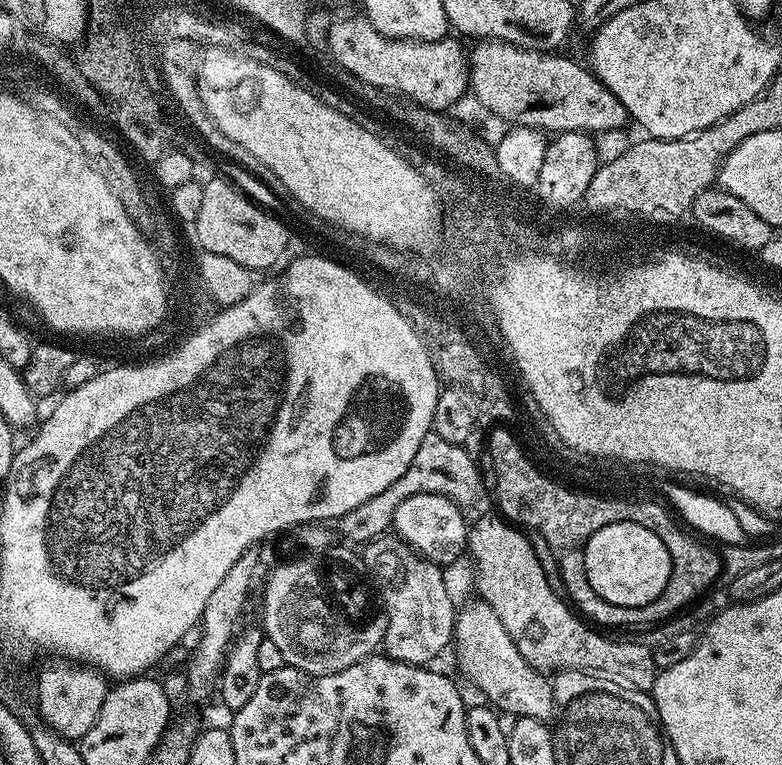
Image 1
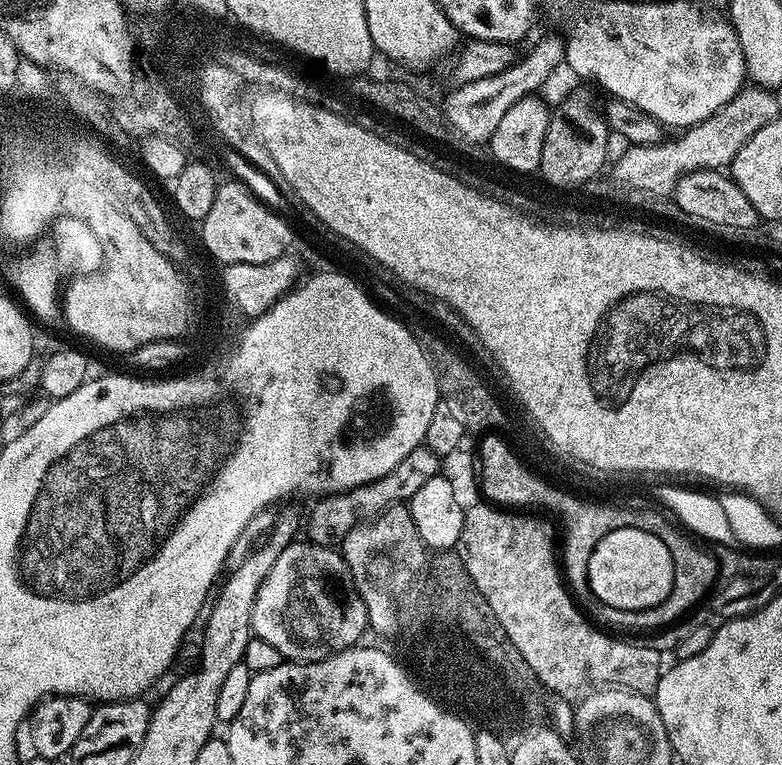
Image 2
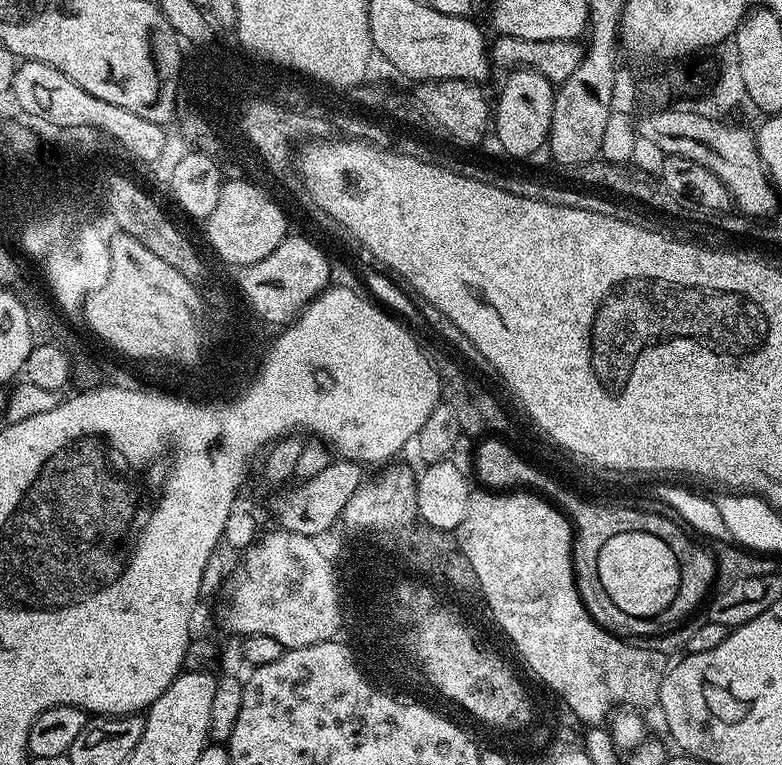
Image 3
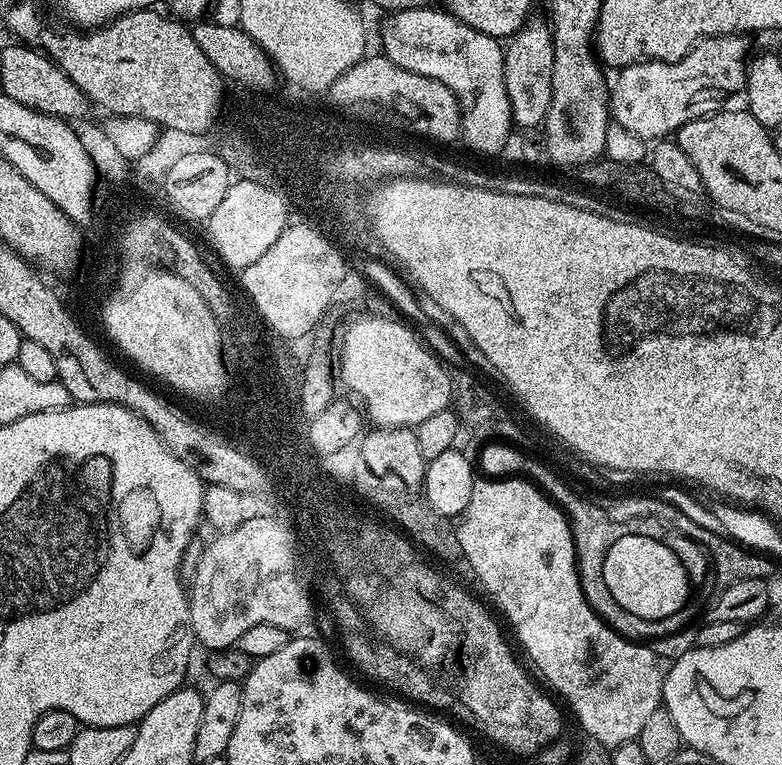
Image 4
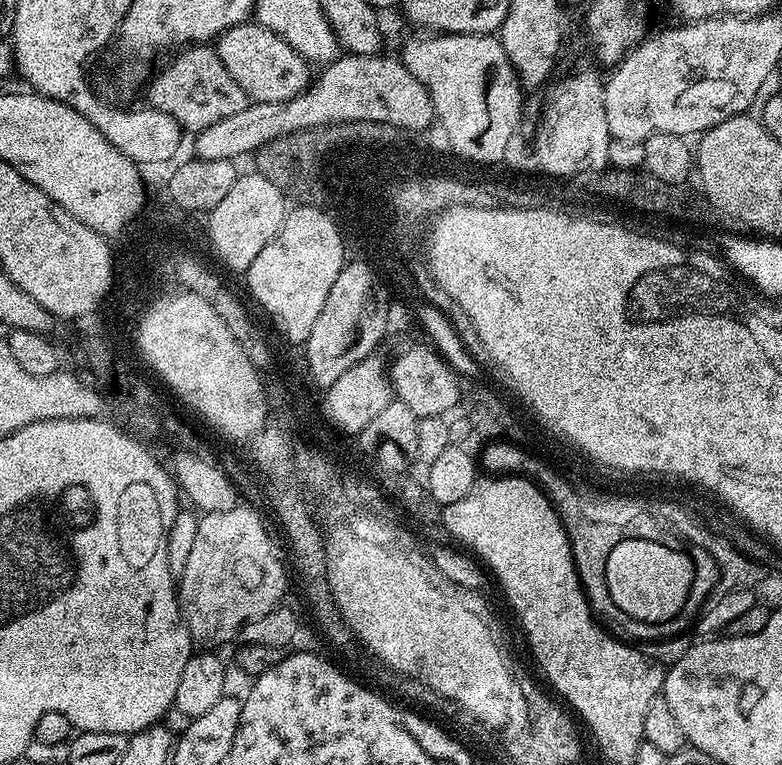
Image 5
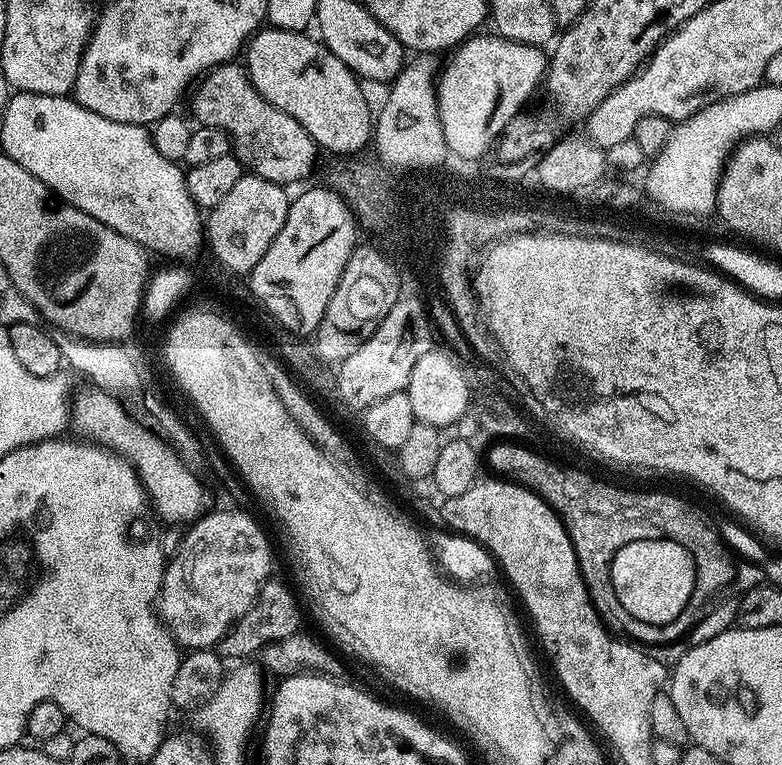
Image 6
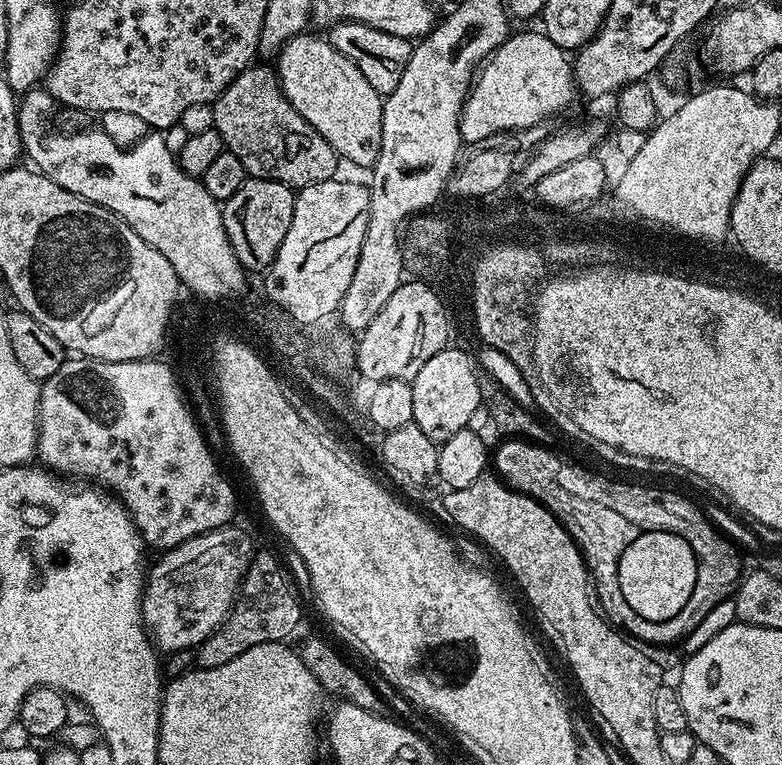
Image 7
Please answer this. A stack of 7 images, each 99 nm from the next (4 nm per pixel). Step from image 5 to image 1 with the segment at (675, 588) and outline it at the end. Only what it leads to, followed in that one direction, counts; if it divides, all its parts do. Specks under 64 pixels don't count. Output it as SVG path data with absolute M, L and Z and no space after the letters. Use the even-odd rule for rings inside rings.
M614 522L610 526L602 526L602 530L584 541L582 551L584 578L590 582L590 586L600 598L607 603L613 603L614 606L645 606L648 602L654 602L666 589L667 580L671 576L672 560L665 543L653 531L646 530L635 522Z

